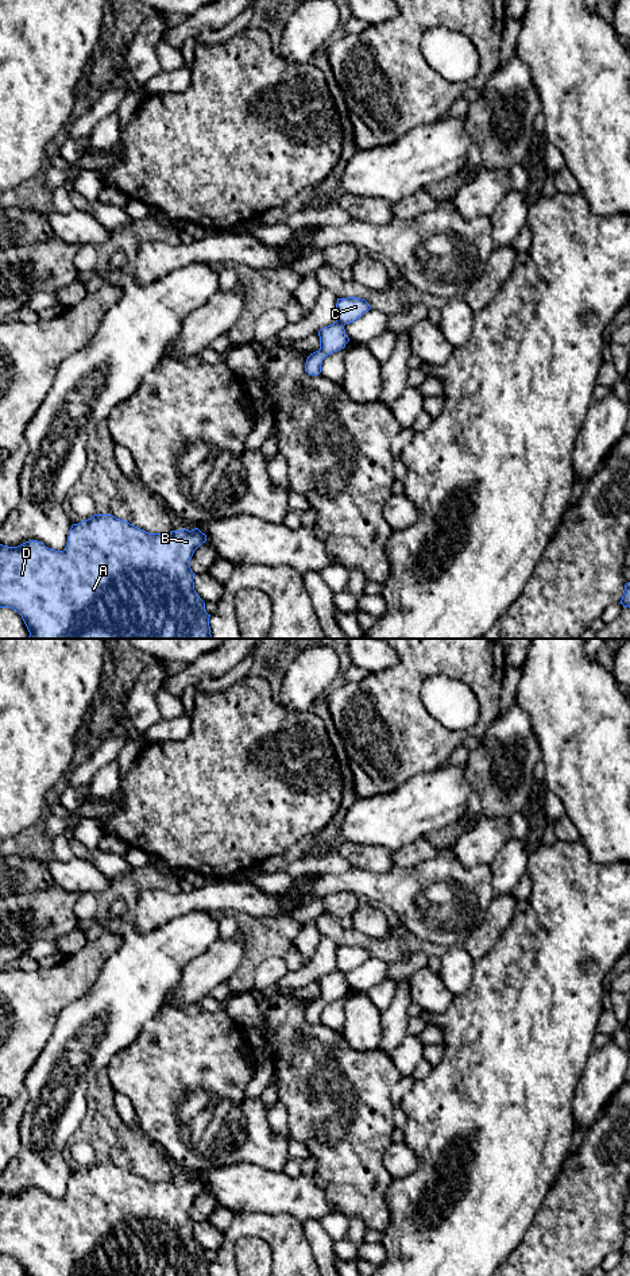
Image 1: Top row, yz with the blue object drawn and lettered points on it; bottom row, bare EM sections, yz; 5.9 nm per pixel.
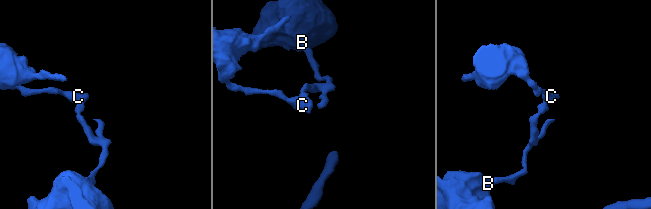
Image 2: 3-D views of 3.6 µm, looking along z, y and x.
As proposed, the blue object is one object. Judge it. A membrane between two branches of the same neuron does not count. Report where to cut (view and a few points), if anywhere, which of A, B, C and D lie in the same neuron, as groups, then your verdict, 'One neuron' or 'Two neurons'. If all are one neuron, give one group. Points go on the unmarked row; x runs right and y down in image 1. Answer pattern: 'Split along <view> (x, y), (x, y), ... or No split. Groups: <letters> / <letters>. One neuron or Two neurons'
Split along yz (336, 967), (344, 972). Groups: A B D / C. Two neurons

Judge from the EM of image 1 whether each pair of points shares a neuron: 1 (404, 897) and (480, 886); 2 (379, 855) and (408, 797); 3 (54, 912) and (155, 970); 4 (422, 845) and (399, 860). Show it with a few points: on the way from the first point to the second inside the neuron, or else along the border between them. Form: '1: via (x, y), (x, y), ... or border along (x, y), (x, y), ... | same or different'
1: via (422, 878), (455, 876), (462, 882) | same
2: border along (352, 843), (379, 844), (391, 851) | different
3: border along (80, 921), (76, 928) | different
4: via (417, 851), (405, 858) | same

